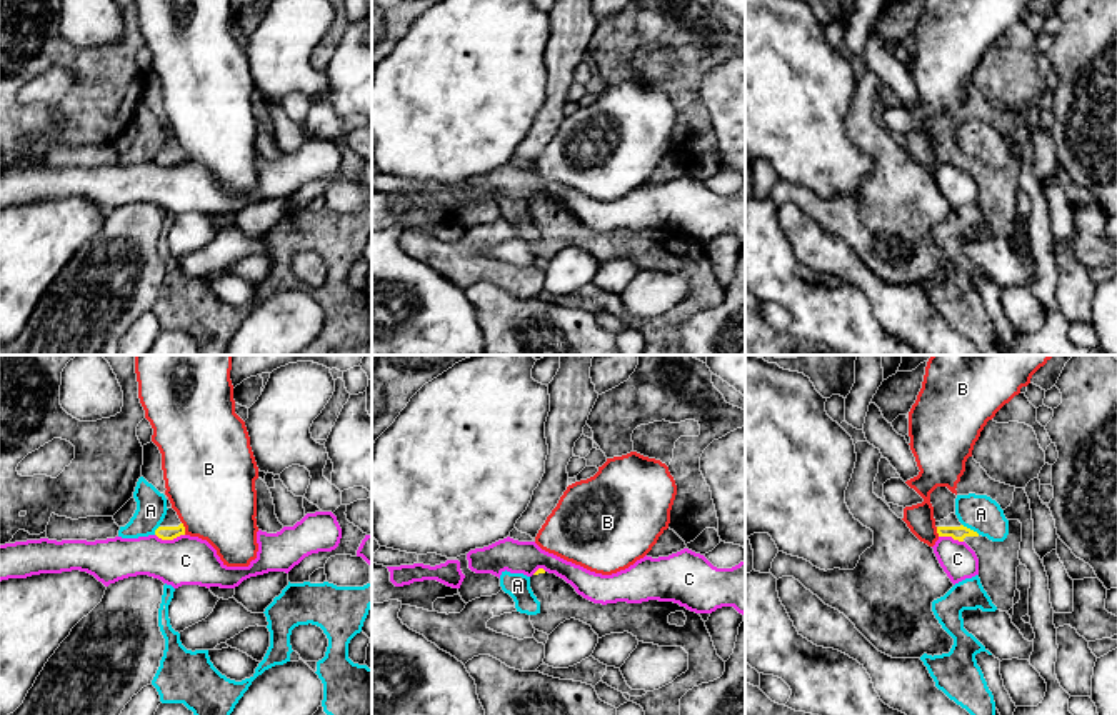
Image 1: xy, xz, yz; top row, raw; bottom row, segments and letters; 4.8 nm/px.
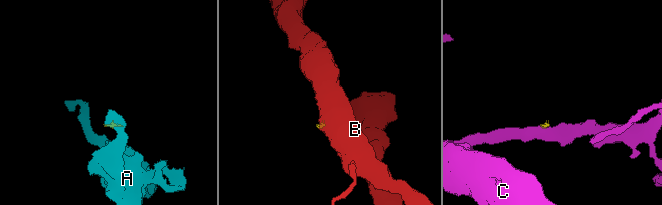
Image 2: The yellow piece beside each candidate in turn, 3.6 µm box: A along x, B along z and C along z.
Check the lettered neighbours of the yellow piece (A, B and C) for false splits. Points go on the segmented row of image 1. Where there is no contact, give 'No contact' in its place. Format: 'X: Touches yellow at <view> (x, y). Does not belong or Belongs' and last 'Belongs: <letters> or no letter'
A: Touches yellow at yz (969, 529). Does not belong
B: Touches yellow at xy (184, 529). Does not belong
C: Touches yellow at xy (170, 539). Does not belong
Belongs: no letter

